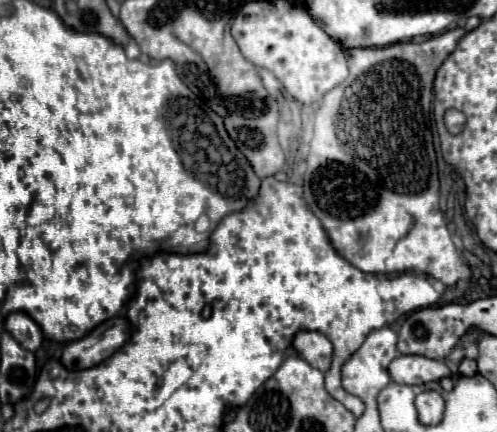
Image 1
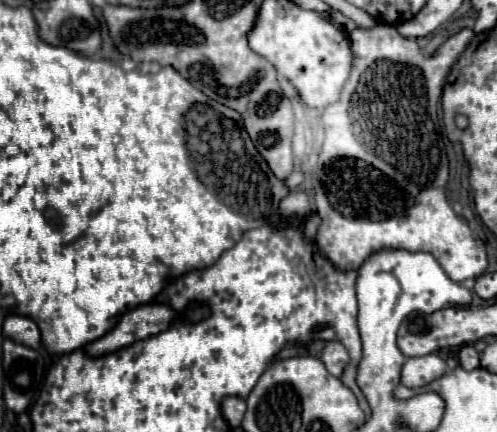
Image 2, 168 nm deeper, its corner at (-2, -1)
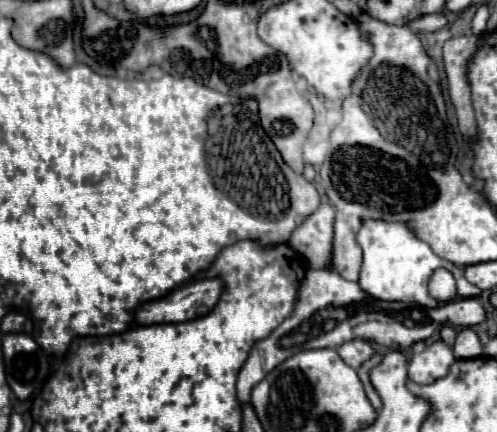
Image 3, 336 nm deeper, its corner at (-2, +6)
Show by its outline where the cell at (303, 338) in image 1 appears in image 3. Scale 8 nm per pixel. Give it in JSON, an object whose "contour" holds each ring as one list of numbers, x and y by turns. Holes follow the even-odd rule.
{"contour":[[362,339,346,341,346,343,342,343,340,347,336,347,336,351,338,351,340,359,342,359,346,365,354,367,354,369,358,369,358,367,362,365,362,361,366,361,368,357,374,355,374,349,372,349,366,341,362,341]]}

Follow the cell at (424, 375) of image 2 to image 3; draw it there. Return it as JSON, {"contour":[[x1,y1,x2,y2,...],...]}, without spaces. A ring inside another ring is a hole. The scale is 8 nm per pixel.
{"contour":[[436,341,428,345,422,353,416,353,408,365,408,379,414,383,432,383,436,377,444,377,448,373,448,367,454,361,454,353,448,345,442,341]]}

